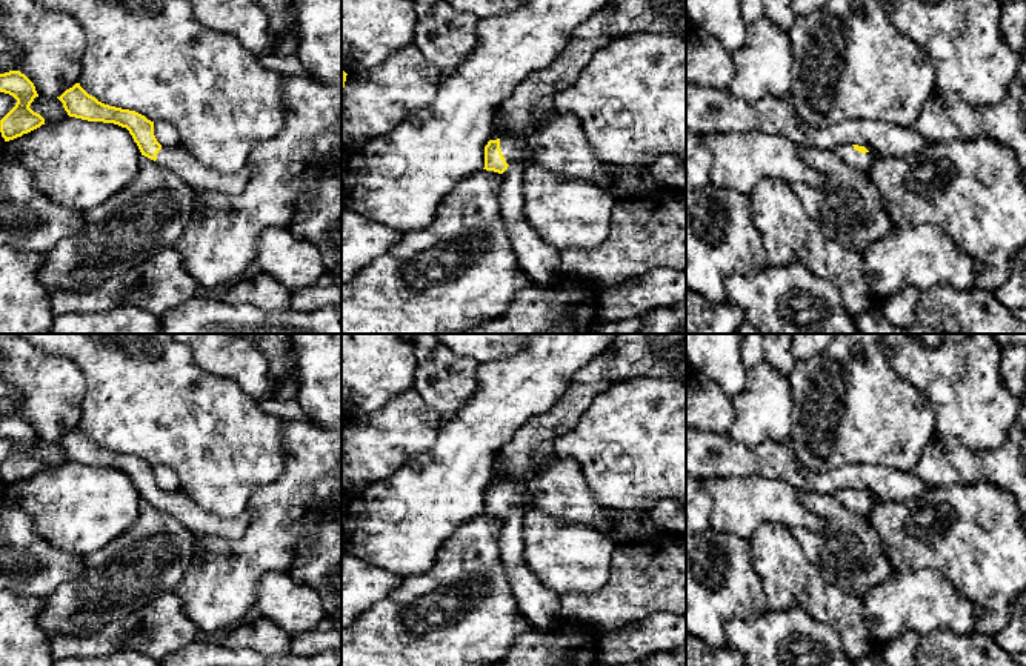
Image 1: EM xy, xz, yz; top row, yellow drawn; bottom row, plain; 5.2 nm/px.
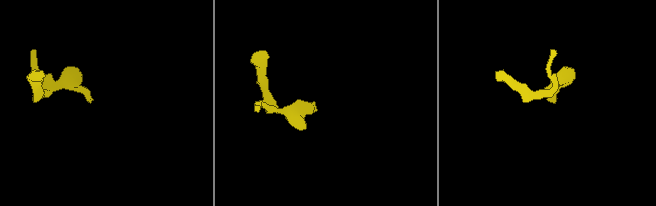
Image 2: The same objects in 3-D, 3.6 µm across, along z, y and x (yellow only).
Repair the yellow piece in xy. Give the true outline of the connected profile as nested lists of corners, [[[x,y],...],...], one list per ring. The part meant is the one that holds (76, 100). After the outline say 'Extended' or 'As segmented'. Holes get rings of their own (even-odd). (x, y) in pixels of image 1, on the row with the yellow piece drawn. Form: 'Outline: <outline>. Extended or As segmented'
Outline: [[[80,83],[66,89],[57,97],[69,117],[114,123],[126,128],[137,143],[142,155],[154,160],[158,166],[166,168],[182,177],[195,192],[220,192],[226,195],[242,194],[252,177],[252,168],[246,163],[237,172],[220,172],[200,163],[183,146],[162,146],[154,135],[154,122],[145,115],[105,105],[89,95]]]. Extended

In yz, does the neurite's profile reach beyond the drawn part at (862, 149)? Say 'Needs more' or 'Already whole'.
Needs more

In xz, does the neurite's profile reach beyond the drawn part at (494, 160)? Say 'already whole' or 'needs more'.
needs more

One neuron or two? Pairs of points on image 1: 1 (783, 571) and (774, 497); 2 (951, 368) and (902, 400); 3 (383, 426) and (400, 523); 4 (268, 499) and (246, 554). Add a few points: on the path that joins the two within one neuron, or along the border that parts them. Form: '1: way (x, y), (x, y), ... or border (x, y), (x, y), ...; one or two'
1: border (791, 528), (782, 523), (762, 523), (748, 540); two
2: border (889, 366), (925, 397), (934, 422); two
3: border (420, 452), (388, 477), (376, 480), (362, 496); two
4: way (268, 512), (268, 532), (260, 540); one

